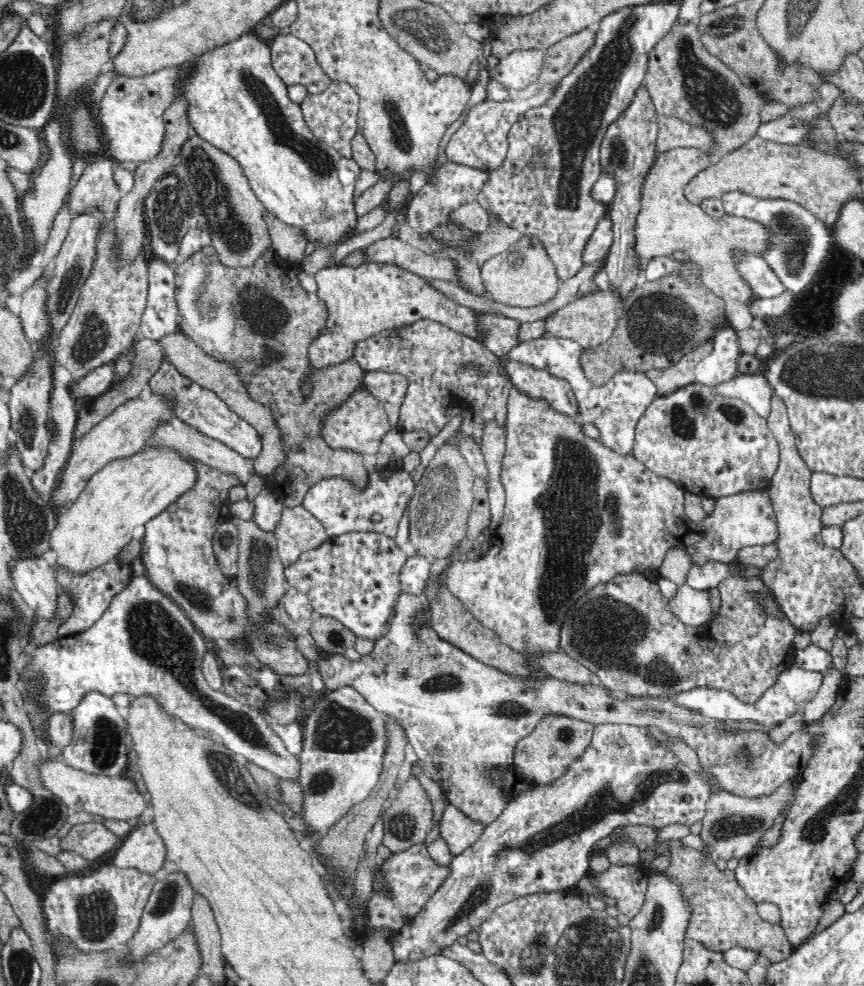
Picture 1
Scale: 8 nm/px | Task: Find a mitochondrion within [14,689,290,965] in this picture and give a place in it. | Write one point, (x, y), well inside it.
(97, 915)

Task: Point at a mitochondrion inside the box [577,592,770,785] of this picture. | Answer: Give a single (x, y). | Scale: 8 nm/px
(636, 712)

